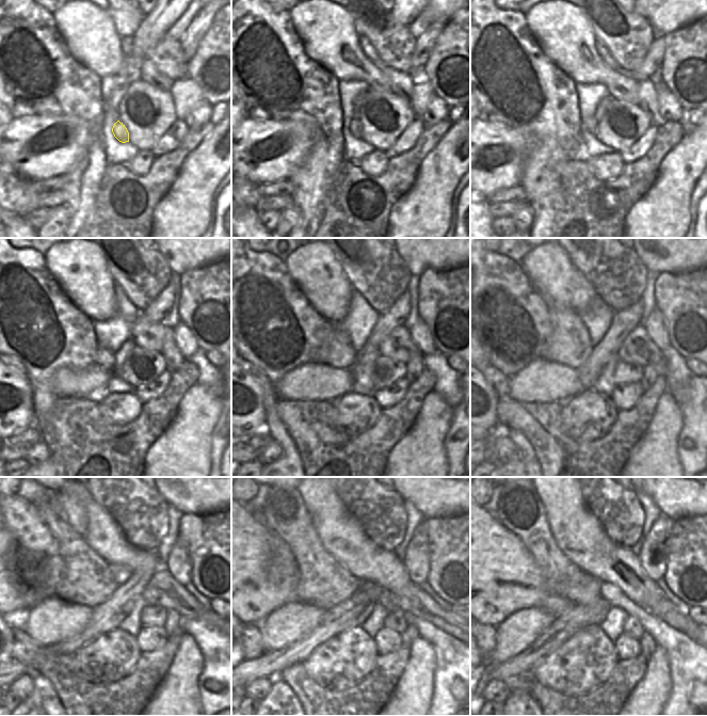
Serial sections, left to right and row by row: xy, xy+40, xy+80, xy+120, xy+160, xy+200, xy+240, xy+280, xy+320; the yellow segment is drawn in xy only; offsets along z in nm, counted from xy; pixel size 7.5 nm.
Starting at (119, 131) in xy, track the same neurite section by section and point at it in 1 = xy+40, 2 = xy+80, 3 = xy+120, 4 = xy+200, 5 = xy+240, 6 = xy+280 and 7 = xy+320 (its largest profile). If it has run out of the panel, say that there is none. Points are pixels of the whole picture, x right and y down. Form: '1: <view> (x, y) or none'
1: xy+40 (355, 125)
2: xy+80 (592, 125)
3: xy+120 (105, 359)
4: xy+200 (569, 345)
5: xy+240 (86, 579)
6: xy+280 (322, 581)
7: xy+320 (519, 509)

